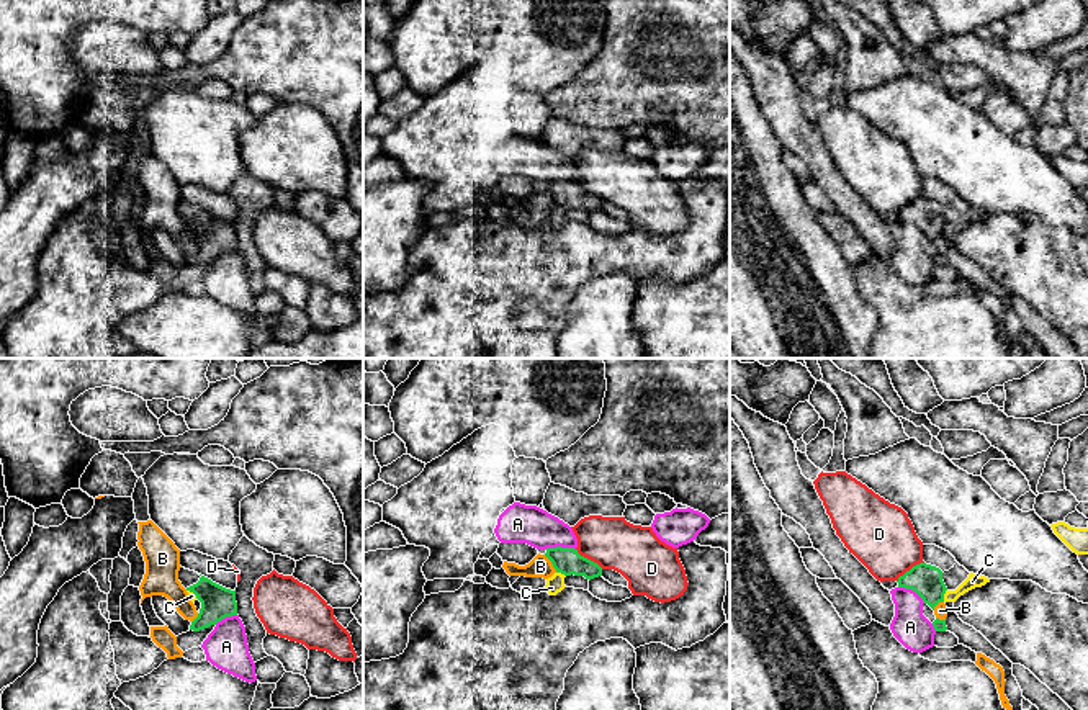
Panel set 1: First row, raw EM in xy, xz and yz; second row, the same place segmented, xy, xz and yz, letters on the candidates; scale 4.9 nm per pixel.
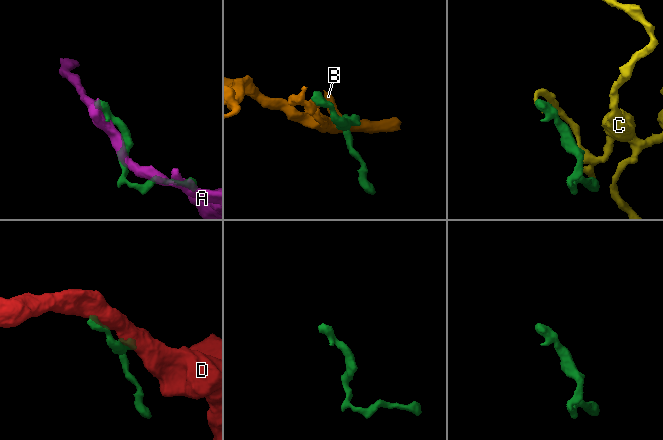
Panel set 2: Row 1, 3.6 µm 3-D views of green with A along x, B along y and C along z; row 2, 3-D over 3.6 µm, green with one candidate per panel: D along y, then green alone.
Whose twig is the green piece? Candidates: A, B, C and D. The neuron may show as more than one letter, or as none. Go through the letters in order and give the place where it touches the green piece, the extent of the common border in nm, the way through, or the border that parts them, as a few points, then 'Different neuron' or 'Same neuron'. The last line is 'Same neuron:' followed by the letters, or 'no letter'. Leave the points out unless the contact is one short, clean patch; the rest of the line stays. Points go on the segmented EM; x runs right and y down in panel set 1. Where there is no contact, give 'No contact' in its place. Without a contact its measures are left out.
A: Touches green at xz (560, 547). Shared border 150 nm. Different neuron
B: Touches green at xz (552, 563). Shared border 110 nm. Boundary: xz (544, 555), (557, 571). Different neuron
C: Touches green at yz (943, 596). Shared border 70 nm. Boundary: yz (946, 589), (943, 601). Different neuron
D: Touches green at yz (910, 570). Shared border 170 nm. Boundary: yz (923, 561), (907, 570), (897, 581). Different neuron
Same neuron: no letter

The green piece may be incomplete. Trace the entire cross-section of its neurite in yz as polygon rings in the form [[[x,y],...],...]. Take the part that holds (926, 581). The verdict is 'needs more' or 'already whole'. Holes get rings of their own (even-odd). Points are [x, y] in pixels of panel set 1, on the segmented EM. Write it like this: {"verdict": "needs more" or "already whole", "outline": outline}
{"verdict": "needs more", "outline": [[[919,563],[900,576],[897,581],[883,581],[882,586],[888,591],[905,587],[915,591],[924,604],[933,610],[939,602],[944,602],[947,591],[942,581],[942,571],[936,566]]]}

